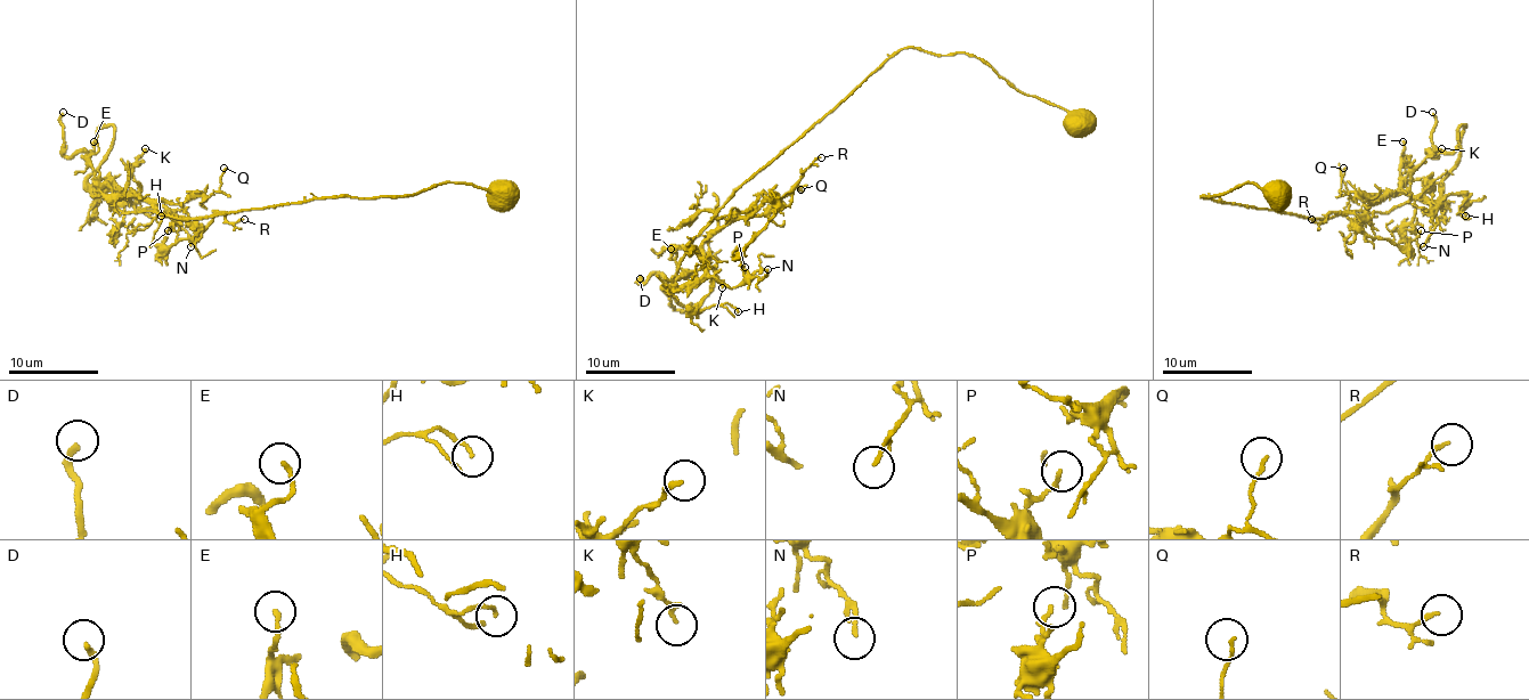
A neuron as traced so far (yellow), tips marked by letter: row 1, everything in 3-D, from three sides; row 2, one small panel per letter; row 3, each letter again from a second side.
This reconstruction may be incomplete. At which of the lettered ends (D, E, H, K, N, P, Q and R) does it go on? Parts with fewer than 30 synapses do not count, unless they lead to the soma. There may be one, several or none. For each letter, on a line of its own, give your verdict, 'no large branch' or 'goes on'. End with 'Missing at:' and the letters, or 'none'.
D: goes on
E: no large branch
H: no large branch
K: no large branch
N: no large branch
P: no large branch
Q: no large branch
R: no large branch
Missing at: D

